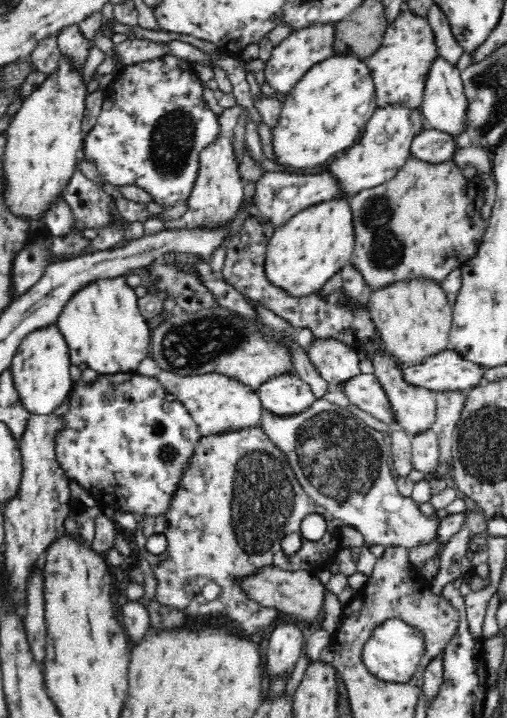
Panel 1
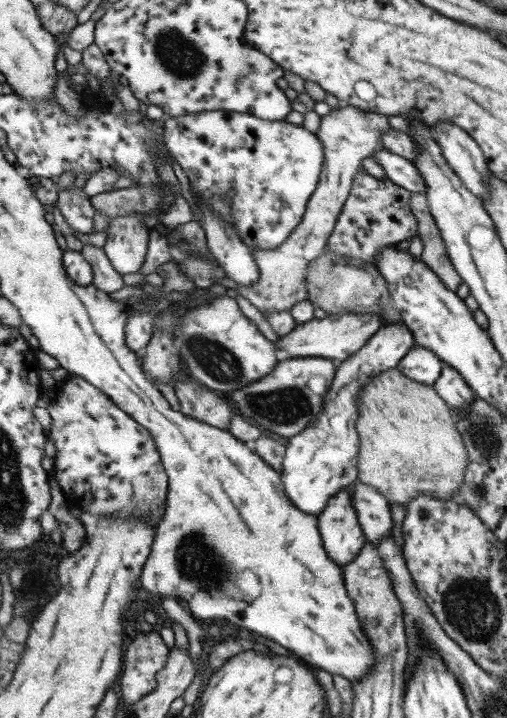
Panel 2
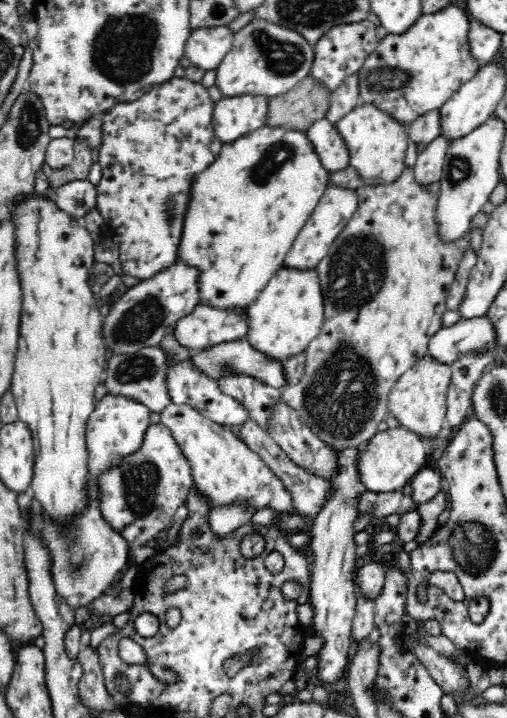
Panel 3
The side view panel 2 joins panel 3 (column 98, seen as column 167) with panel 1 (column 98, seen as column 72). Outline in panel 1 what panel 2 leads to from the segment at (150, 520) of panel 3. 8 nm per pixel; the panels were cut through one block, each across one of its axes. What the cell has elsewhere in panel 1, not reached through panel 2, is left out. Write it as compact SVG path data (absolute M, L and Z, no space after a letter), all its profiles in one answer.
M138 372L100 375L92 382L79 380L70 392L66 417L66 431L56 440L56 457L66 469L68 477L84 488L109 513L132 513L140 516L164 514L170 498L180 482L181 468L190 458L200 430L186 405L168 400L168 391L157 377Z

